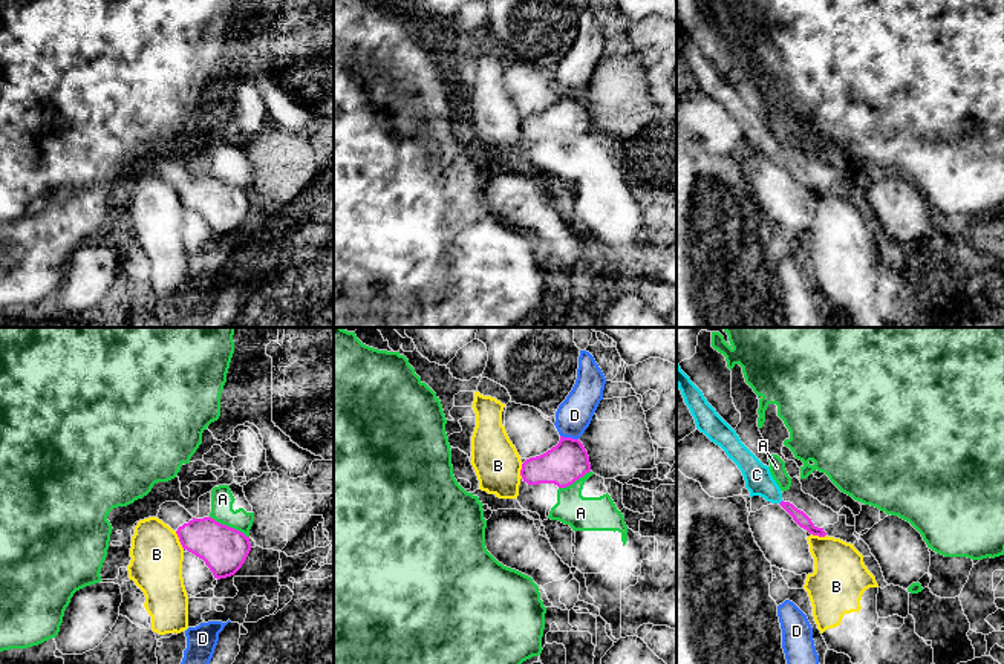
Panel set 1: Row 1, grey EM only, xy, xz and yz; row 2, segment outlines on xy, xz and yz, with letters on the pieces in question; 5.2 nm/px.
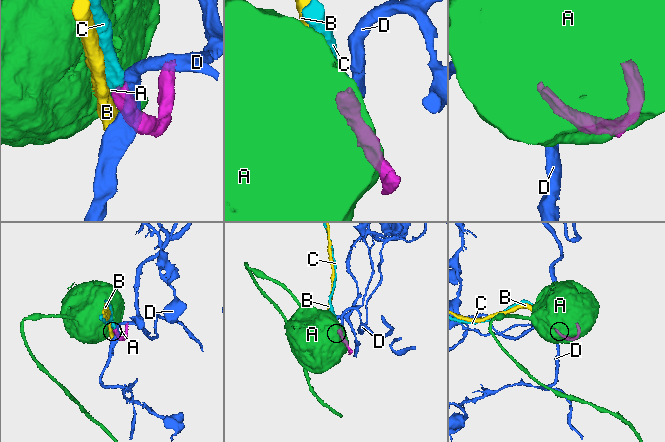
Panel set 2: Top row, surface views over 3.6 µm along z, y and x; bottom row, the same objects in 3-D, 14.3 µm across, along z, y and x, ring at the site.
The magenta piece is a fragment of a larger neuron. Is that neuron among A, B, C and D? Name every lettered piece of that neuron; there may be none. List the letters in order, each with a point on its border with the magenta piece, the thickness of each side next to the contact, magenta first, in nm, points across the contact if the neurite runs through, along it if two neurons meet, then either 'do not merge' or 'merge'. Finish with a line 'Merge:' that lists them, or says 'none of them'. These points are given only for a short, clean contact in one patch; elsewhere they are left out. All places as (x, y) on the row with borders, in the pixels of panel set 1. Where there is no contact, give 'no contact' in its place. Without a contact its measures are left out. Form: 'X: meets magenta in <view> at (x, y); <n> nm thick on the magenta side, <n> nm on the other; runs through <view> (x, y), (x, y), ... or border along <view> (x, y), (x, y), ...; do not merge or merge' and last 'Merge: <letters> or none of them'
A: meets magenta in xy at (228, 527); 240 nm thick on the magenta side, 120 nm on the other; do not merge
B: meets magenta in xy at (179, 540); 240 nm thick on the magenta side, 280 nm on the other; border along xy (175, 531), (184, 548); do not merge
C: meets magenta in yz at (781, 502); 70 nm thick on the magenta side, 140 nm on the other; merge
D: meets magenta in xz at (570, 438); 220 nm thick on the magenta side, 190 nm on the other; border along xz (560, 435), (577, 439); do not merge
Merge: C

